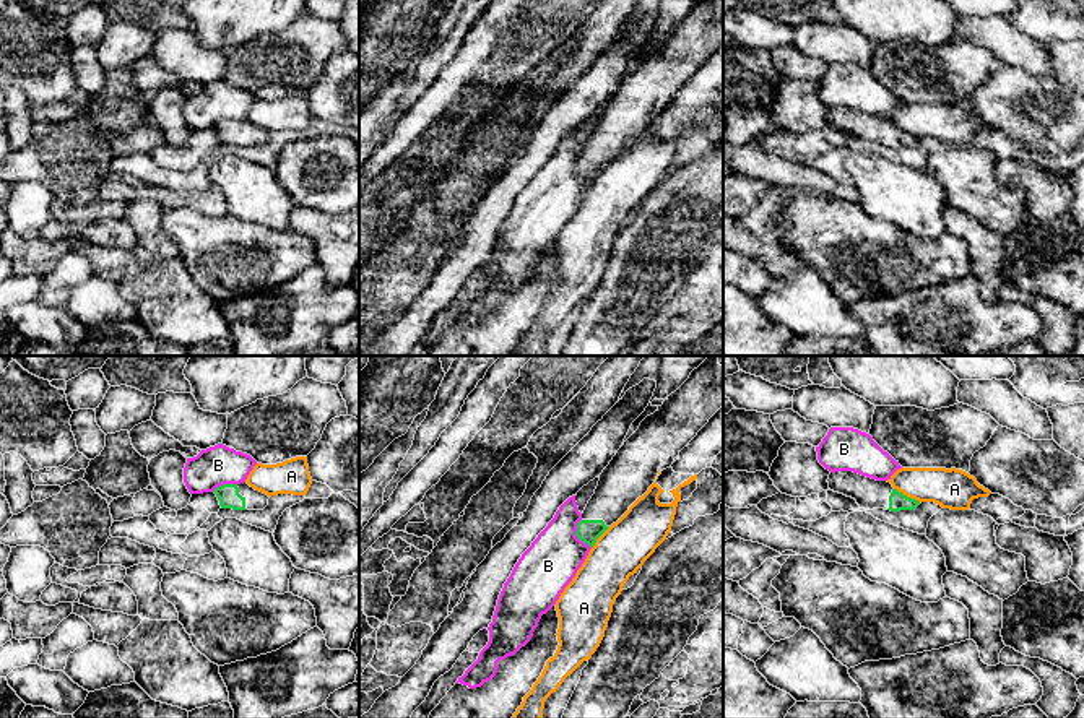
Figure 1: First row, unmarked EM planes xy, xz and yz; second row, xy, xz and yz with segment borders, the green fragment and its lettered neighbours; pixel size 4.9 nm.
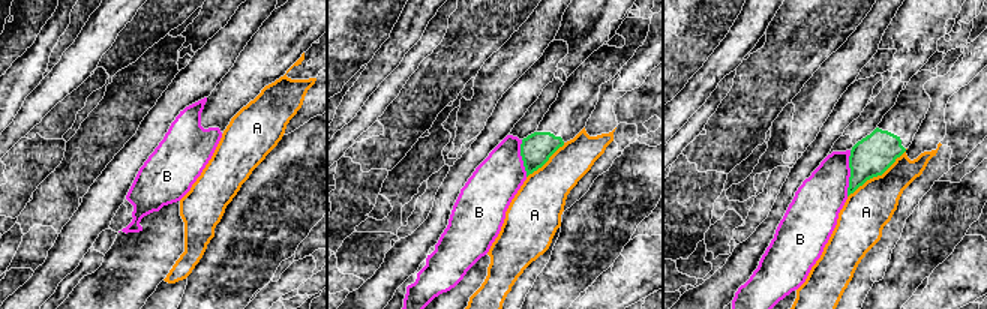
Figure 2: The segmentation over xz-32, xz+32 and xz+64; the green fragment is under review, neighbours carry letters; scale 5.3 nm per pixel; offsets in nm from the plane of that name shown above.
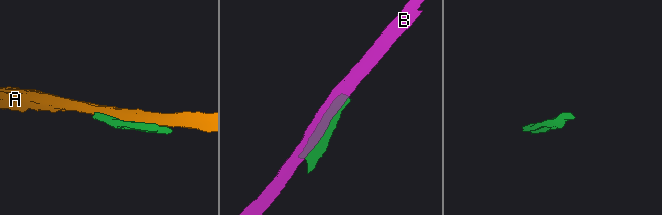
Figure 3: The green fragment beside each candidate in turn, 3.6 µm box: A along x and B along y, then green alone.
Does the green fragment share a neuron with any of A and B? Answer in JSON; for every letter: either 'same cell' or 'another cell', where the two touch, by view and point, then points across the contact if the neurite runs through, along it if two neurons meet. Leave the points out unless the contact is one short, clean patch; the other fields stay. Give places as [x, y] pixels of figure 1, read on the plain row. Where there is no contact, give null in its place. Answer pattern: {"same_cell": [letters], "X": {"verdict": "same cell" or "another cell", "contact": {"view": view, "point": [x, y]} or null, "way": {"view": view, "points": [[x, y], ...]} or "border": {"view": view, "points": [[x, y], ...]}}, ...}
{"same_cell": [], "A": {"verdict": "another cell", "contact": {"view": "yz", "point": [906, 132]}}, "B": {"verdict": "another cell", "contact": {"view": "xz", "point": [576, 171]}}}

